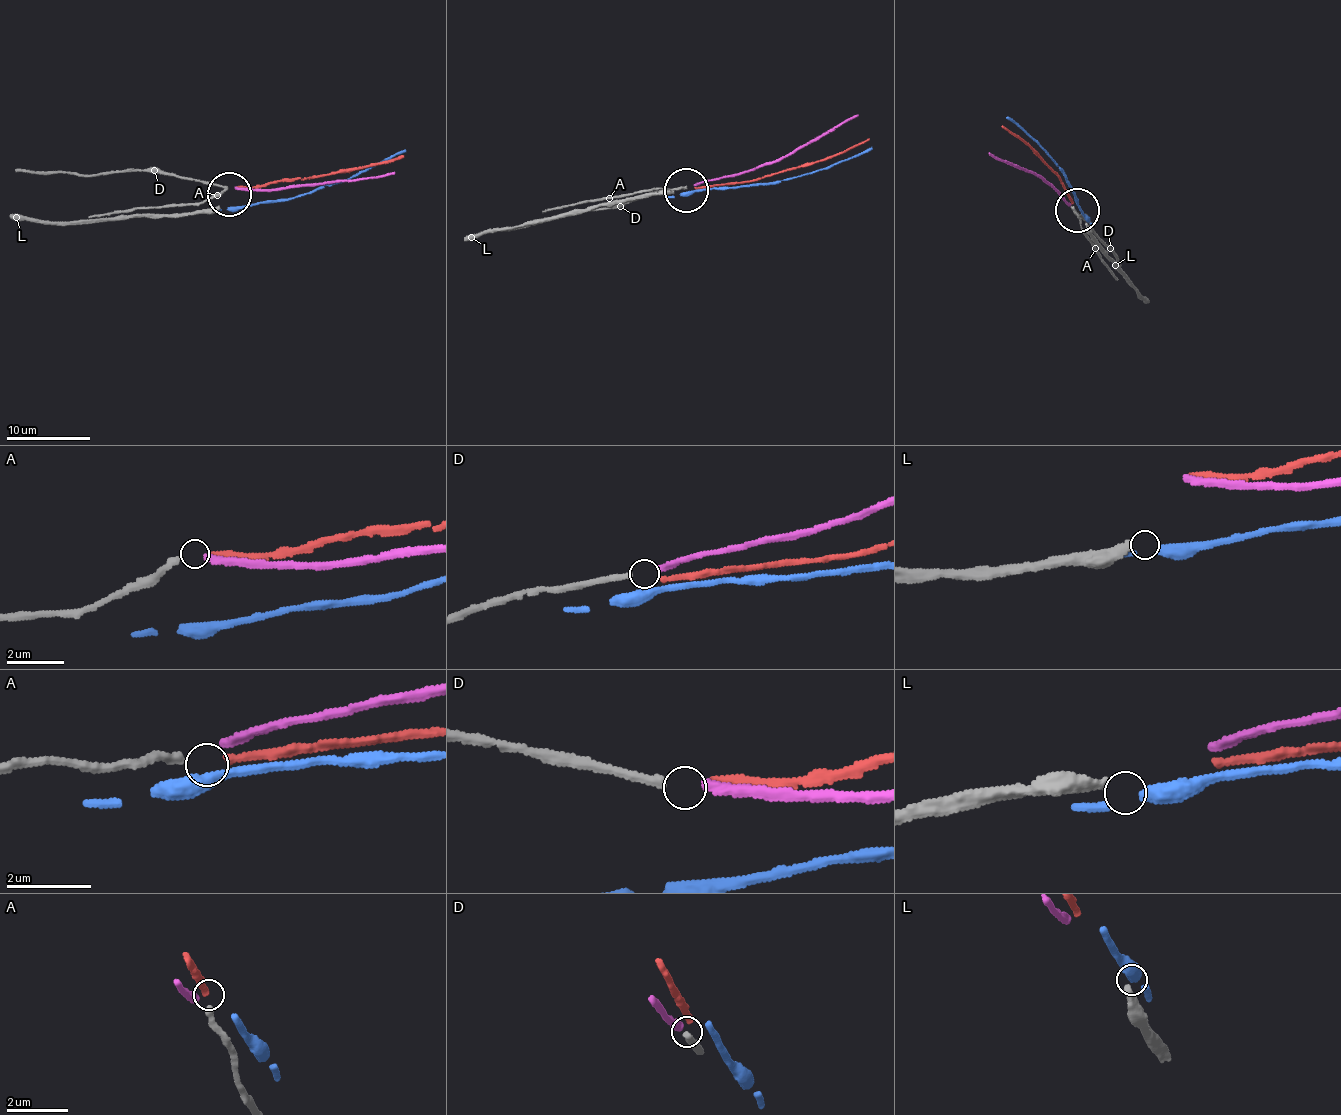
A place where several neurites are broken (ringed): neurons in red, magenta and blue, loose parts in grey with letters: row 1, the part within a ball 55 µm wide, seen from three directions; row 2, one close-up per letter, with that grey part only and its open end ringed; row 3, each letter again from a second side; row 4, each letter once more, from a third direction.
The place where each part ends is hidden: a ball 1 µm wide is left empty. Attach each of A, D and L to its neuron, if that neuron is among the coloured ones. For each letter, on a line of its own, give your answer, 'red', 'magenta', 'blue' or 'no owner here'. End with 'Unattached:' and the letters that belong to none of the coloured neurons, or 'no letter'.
A: red
D: magenta
L: no owner here
Unattached: L

